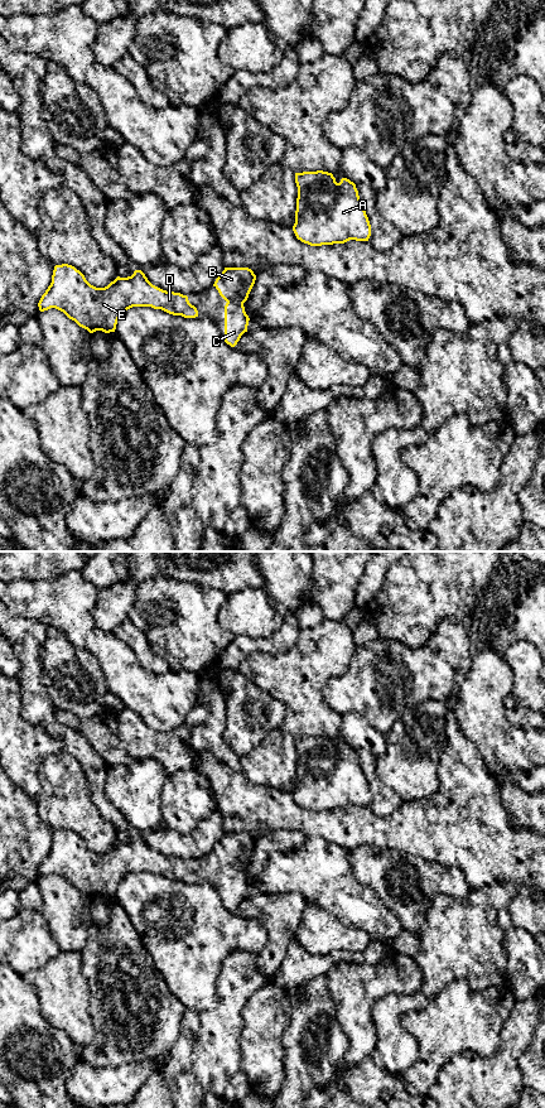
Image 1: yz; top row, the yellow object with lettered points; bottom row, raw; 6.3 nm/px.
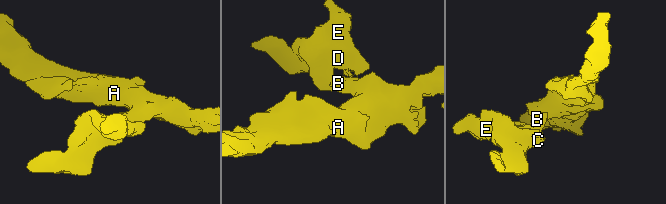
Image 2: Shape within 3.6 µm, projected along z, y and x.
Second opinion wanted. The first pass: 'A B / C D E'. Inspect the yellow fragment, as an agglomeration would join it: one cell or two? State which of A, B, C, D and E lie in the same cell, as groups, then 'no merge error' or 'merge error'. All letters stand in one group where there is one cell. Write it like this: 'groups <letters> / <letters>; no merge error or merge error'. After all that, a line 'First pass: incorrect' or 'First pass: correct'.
groups A B C D E; no merge error
First pass: incorrect

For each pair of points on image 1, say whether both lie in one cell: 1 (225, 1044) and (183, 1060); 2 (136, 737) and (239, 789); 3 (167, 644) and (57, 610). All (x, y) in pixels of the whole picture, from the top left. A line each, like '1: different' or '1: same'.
1: different
2: different
3: different

